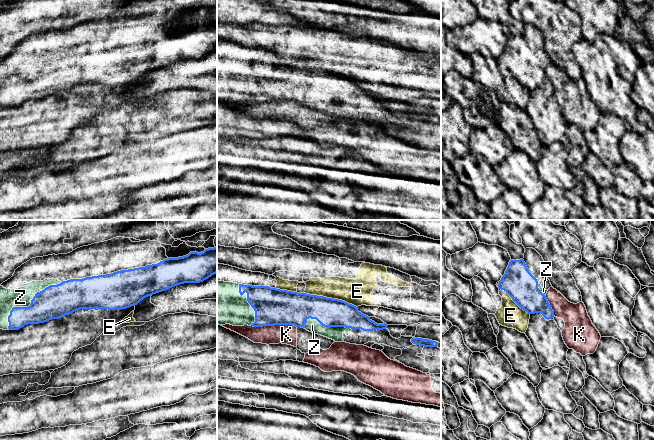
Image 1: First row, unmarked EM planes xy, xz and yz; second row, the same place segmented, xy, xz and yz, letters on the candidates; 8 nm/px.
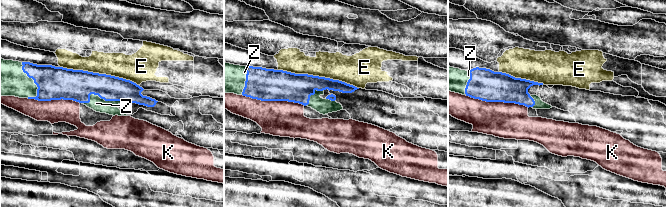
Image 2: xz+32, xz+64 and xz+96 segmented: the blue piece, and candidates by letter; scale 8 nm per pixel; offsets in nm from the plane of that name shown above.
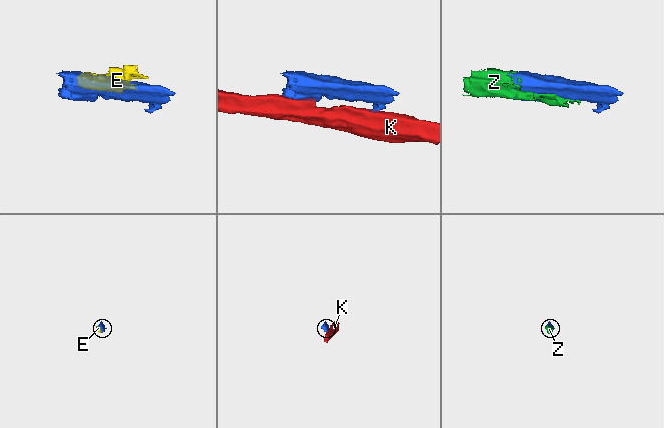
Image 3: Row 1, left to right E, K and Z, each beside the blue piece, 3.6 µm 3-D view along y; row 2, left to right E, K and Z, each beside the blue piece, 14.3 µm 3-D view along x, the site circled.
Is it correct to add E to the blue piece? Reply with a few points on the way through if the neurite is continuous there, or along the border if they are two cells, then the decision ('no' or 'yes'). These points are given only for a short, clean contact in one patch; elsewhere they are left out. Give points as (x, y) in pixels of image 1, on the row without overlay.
no

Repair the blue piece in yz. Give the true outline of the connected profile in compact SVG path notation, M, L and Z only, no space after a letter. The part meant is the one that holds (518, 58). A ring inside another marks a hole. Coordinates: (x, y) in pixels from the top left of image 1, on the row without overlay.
M526 24L524 34L510 36L498 59L512 76L528 90L541 89L549 97L554 95L546 69L552 63L546 52L544 36L533 24Z

